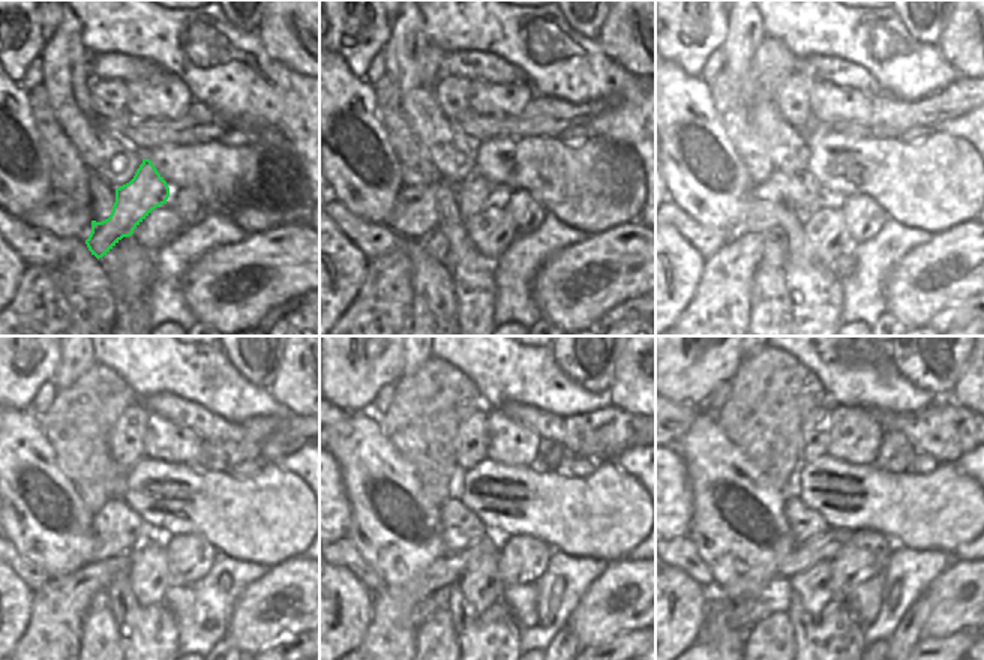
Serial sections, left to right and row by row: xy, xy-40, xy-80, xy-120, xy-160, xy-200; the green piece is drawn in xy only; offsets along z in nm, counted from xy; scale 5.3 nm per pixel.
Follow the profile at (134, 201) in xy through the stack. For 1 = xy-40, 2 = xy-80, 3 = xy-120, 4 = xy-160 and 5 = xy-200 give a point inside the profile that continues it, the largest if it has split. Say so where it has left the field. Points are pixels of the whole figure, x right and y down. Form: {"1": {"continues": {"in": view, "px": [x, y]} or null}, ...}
{"1": {"continues": {"in": "xy-40", "px": [476, 192]}}, "2": {"continues": {"in": "xy-80", "px": [771, 257]}}, "3": {"continues": {"in": "xy-120", "px": [101, 600]}}, "4": {"continues": {"in": "xy-160", "px": [423, 609]}}, "5": {"continues": {"in": "xy-200", "px": [746, 614]}}}

